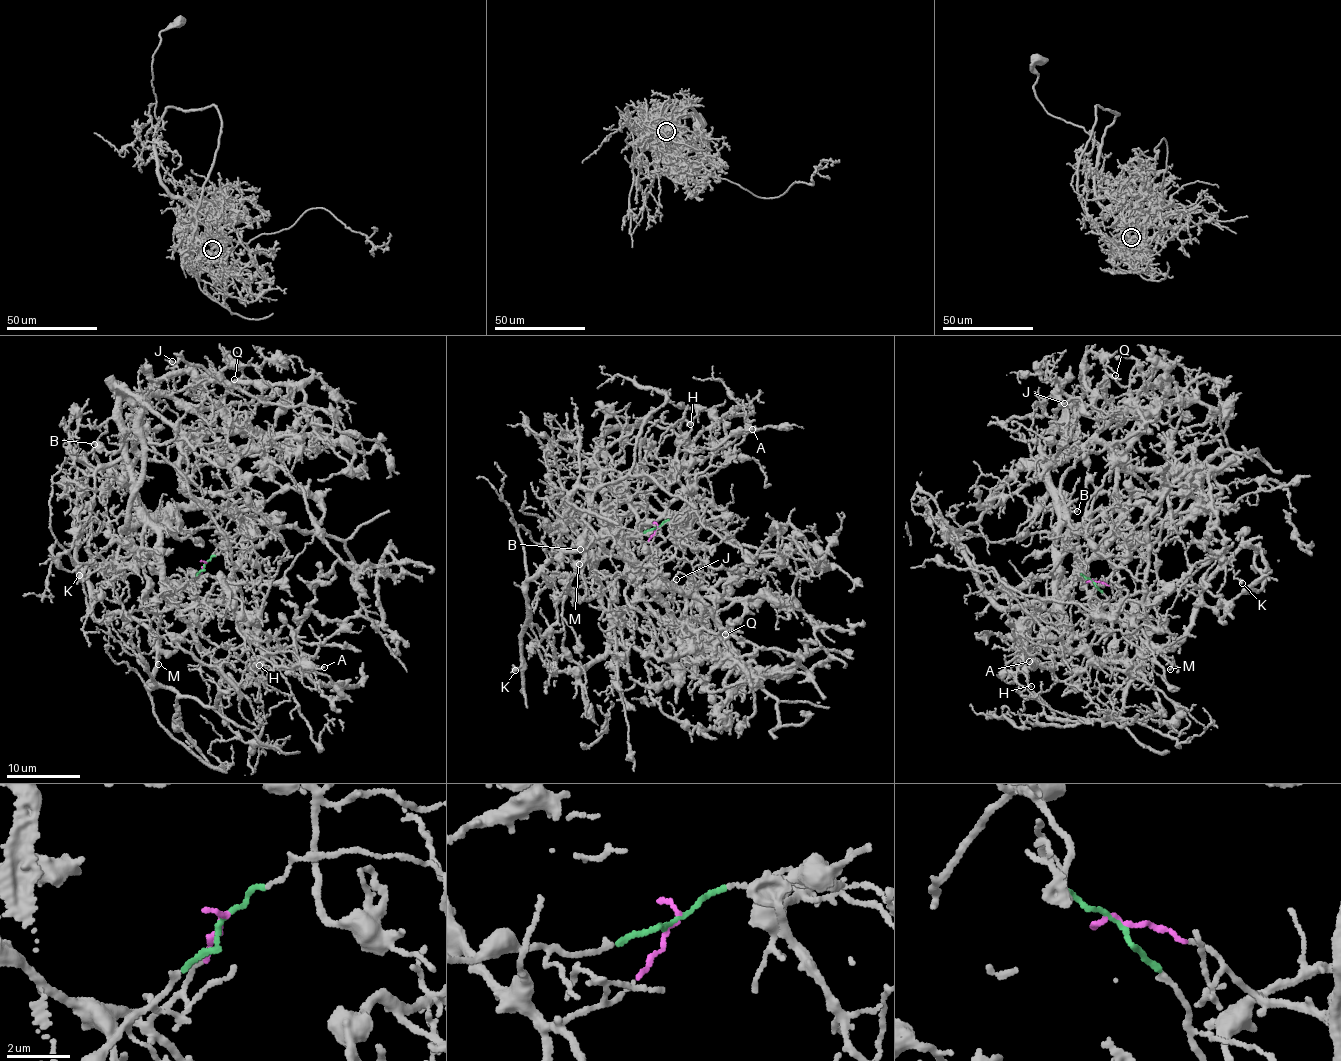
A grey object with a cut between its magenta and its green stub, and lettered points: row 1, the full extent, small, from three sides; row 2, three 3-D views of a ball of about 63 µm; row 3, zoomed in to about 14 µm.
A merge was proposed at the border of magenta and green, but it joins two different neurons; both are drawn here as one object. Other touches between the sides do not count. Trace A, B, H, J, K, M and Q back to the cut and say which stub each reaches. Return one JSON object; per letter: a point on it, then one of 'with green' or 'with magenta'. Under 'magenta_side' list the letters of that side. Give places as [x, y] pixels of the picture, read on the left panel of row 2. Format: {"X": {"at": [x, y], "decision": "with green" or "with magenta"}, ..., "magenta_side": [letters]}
{"A": {"at": [324, 667], "decision": "with magenta"}, "B": {"at": [94, 444], "decision": "with magenta"}, "H": {"at": [259, 665], "decision": "with magenta"}, "J": {"at": [172, 361], "decision": "with magenta"}, "K": {"at": [79, 575], "decision": "with green"}, "M": {"at": [158, 664], "decision": "with green"}, "Q": {"at": [234, 379], "decision": "with magenta"}, "magenta_side": ["A", "B", "H", "J", "Q"]}

